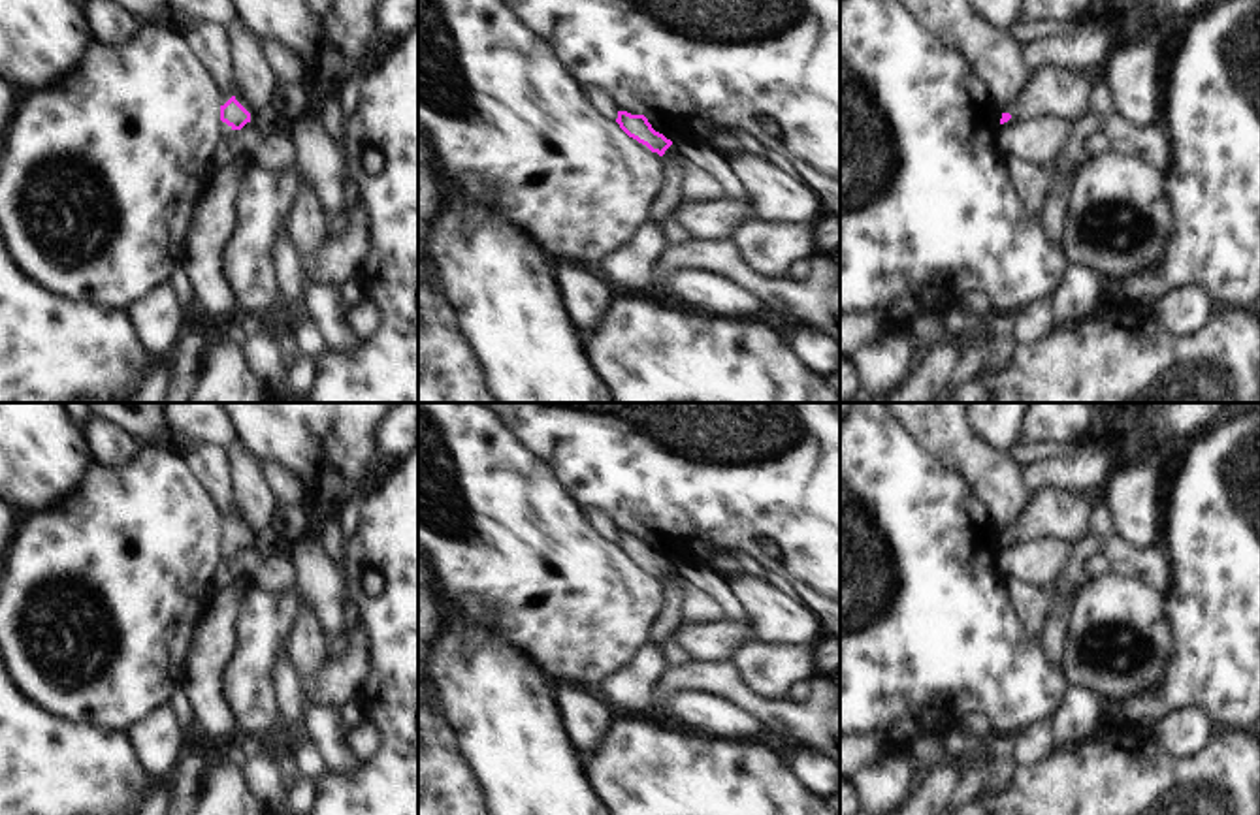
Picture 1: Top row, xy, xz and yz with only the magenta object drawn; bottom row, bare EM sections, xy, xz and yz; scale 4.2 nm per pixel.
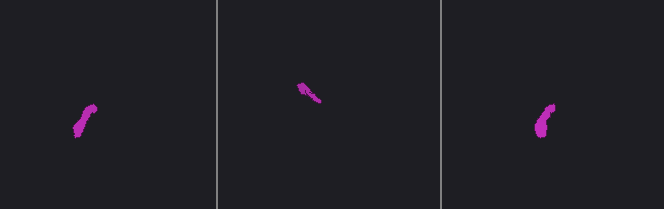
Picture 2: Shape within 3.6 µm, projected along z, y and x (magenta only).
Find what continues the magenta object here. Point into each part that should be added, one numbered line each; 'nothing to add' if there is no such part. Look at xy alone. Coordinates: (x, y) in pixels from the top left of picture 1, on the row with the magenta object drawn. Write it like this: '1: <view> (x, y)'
nothing to add

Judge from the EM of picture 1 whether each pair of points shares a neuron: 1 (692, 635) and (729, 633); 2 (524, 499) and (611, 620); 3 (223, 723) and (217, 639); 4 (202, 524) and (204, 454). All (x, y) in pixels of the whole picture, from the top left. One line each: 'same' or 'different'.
1: same
2: same
3: same
4: different

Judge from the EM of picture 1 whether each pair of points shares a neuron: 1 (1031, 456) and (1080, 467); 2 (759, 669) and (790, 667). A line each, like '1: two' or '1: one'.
1: two
2: one

